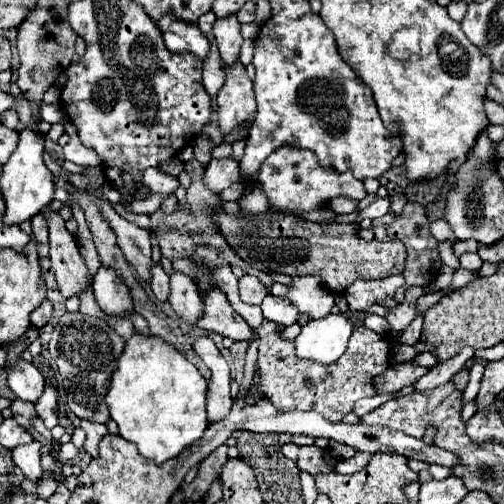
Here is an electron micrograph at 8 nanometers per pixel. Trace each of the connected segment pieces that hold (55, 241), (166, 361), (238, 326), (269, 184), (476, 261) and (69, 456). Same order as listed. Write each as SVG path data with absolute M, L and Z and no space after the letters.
M47 204L41 214L49 226L49 260L55 272L59 290L65 298L79 294L87 286L87 266L79 254L75 236L65 228L65 220Z
M133 334L117 360L117 370L109 378L105 402L109 406L111 418L119 424L119 434L137 444L141 456L161 464L169 458L181 454L181 450L195 440L199 440L207 428L207 414L205 414L205 394L207 394L207 380L201 372L171 344L167 344L159 336L145 336Z
M211 288L201 294L203 300L203 314L197 320L199 328L213 330L221 336L229 336L233 340L251 340L253 330L247 322L231 308L231 302L219 288Z
M281 146L261 164L255 184L263 190L269 202L271 212L283 212L297 216L301 212L313 212L325 208L333 198L347 196L355 200L363 200L367 196L363 182L357 180L351 172L337 172L333 168L323 168L315 156L315 152L295 146Z
M463 254L461 258L461 268L467 268L467 270L473 270L473 272L479 272L483 260L479 258L479 254Z
M69 442L69 444L63 444L61 448L59 448L59 454L55 457L59 466L63 466L64 463L70 461L77 456L77 448L75 448L75 444L73 442Z

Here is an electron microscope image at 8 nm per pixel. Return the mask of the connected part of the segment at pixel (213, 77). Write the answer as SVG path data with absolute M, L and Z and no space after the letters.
M214 40L211 44L211 58L203 66L203 86L215 98L219 88L223 86L223 80L225 80L225 72L223 72L223 64L219 62L219 51Z

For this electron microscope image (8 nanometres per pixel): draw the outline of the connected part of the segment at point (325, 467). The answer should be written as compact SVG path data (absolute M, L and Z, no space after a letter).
M301 446L297 464L299 464L301 470L317 476L317 474L333 472L337 458L333 458L329 450L323 450L323 448L317 448L317 446Z

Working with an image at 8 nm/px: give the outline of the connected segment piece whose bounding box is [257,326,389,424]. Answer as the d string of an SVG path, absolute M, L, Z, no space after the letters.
M357 326L351 334L345 354L337 362L321 366L309 360L299 360L293 352L293 342L283 340L277 332L273 332L263 336L259 344L257 366L261 370L261 390L278 411L315 410L323 414L329 422L337 424L347 412L351 412L353 404L359 398L375 394L375 390L371 388L371 380L379 372L383 372L383 368L389 366L387 354L389 354L387 336Z

